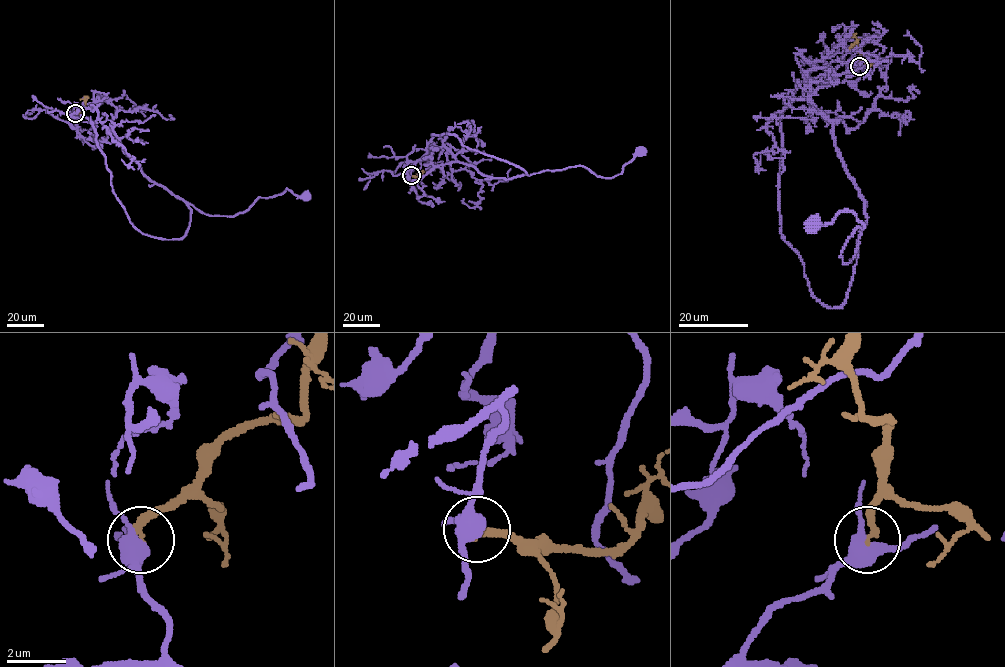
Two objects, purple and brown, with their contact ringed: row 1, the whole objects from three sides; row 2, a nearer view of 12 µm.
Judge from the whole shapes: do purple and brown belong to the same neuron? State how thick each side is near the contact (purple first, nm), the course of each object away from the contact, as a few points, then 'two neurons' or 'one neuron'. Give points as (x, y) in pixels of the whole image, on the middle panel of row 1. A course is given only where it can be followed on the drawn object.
calibres 420 and 240 nm; course purple (410, 175), (432, 134), (454, 134), (466, 147), (518, 166), (524, 175), (582, 165), (612, 178), (641, 152); course brown (410, 175), (420, 176), (425, 171); two neurons

